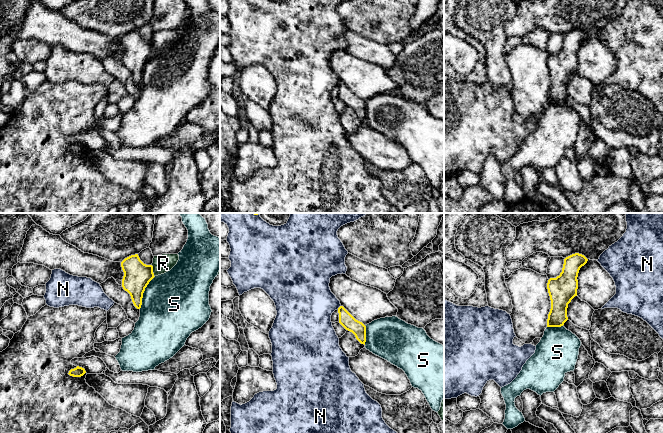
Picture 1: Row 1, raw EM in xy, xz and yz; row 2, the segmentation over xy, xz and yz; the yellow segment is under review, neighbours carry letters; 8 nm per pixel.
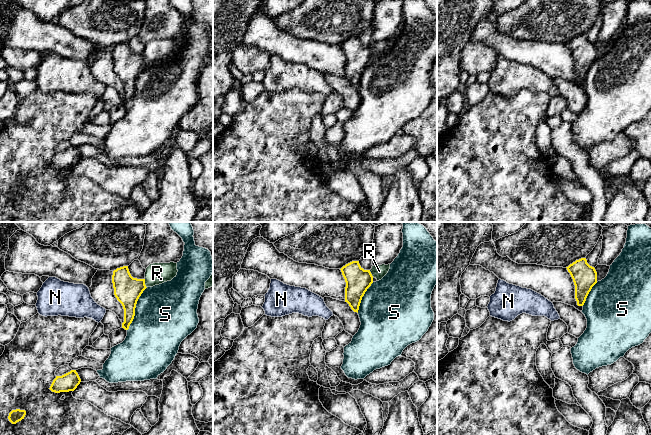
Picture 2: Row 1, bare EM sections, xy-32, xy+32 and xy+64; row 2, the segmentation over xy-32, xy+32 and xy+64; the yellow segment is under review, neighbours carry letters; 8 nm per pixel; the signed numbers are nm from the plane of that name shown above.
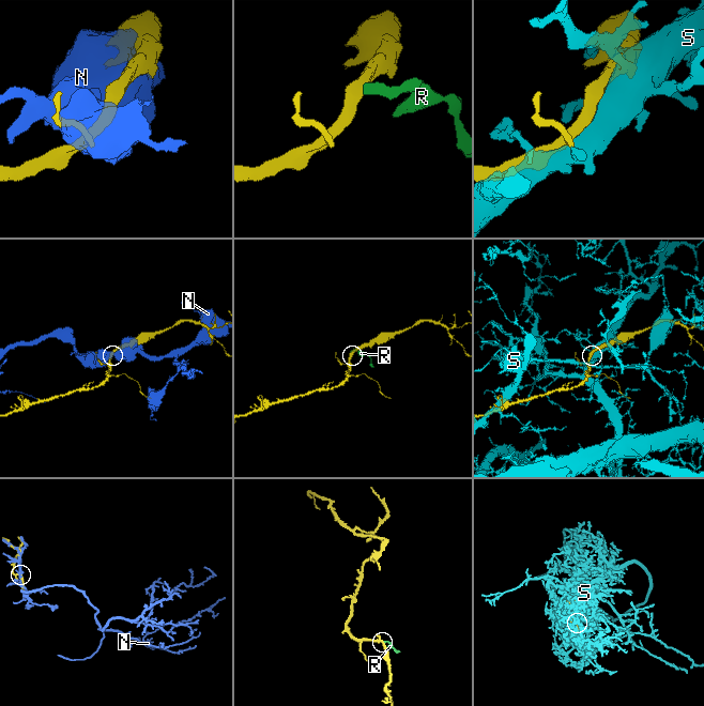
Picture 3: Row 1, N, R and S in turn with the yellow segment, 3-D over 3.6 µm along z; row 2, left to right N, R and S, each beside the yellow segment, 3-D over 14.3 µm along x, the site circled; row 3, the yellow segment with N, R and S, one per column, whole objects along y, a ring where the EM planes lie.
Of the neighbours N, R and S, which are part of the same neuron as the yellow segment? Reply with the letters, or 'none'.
none

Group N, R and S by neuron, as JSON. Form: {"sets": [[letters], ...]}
{"sets": [["N"], ["R"], ["S"]]}

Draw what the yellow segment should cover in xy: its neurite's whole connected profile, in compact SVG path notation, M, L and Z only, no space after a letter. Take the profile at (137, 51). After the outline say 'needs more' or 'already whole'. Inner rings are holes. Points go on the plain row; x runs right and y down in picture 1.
M135 30L125 34L121 43L124 48L122 63L130 70L134 82L140 85L145 64L155 53L153 42L144 40Z; already whole

